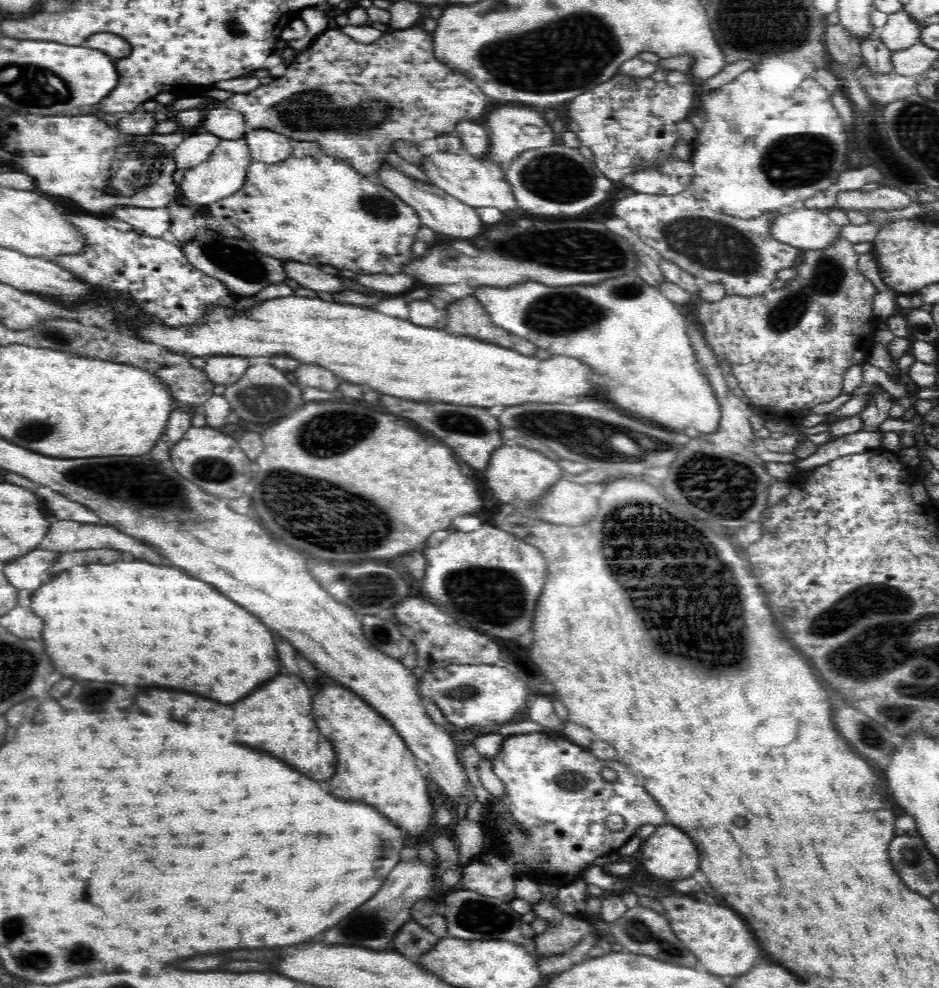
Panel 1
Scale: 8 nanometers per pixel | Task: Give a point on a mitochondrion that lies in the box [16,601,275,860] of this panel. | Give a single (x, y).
(87, 695)

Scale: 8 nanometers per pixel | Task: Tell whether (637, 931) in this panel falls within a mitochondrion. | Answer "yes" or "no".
yes

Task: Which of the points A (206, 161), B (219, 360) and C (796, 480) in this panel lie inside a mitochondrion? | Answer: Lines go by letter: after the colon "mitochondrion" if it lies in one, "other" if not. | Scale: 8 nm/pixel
A: other
B: other
C: other

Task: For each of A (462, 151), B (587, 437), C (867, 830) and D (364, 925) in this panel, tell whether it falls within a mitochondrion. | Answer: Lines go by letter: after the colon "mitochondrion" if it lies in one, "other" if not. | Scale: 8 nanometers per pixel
A: other
B: mitochondrion
C: other
D: mitochondrion

